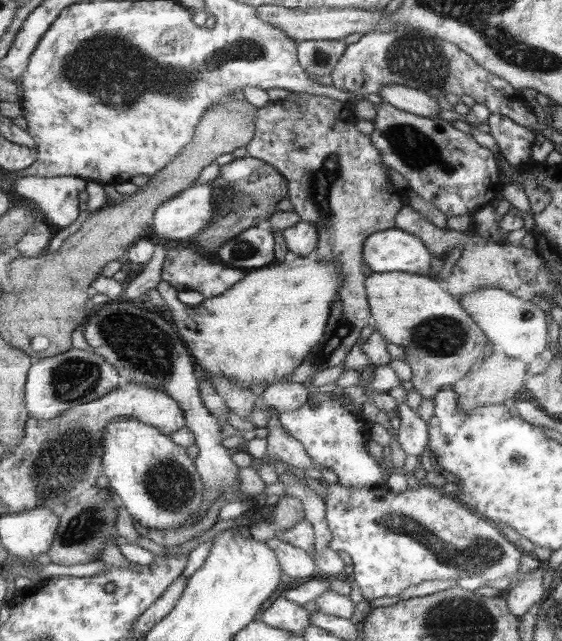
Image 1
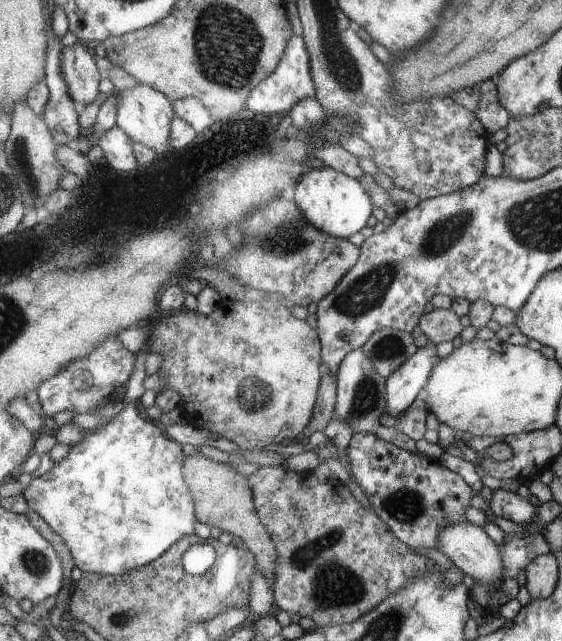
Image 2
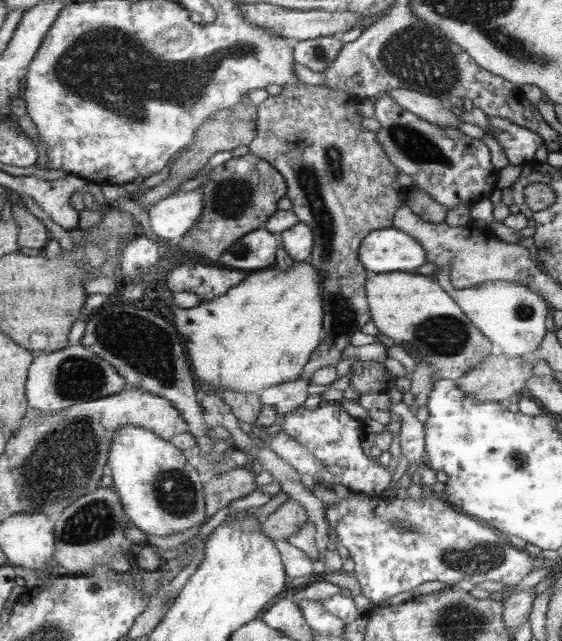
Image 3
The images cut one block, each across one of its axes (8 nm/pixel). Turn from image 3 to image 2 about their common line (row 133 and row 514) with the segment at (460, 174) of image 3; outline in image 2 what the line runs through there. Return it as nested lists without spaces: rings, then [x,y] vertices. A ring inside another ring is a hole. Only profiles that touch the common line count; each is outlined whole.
[[[359,434],[351,442],[349,458],[353,462],[353,478],[365,490],[373,510],[389,524],[389,528],[411,548],[437,548],[443,528],[467,522],[465,506],[477,494],[461,474],[451,472],[437,460],[411,454],[375,434]]]

